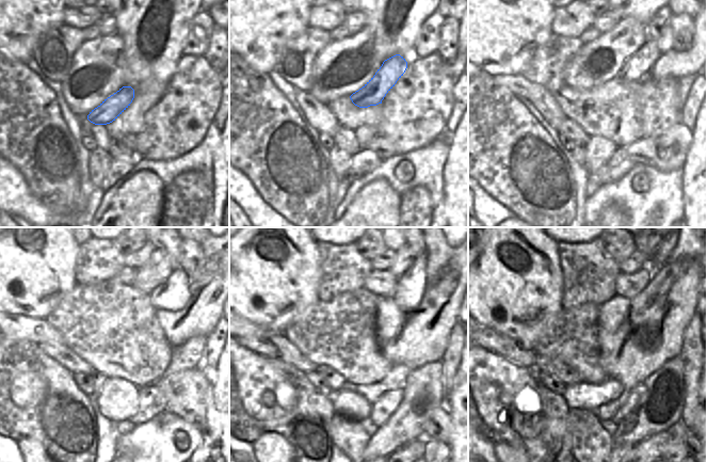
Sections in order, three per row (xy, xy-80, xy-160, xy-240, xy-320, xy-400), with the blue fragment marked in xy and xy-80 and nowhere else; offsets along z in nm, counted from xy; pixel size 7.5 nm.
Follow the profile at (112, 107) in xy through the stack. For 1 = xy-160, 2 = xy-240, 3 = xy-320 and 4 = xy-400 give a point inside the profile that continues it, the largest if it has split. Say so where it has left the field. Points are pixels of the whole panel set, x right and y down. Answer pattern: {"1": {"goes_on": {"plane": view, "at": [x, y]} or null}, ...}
{"1": {"goes_on": {"plane": "xy-160", "at": [640, 63]}}, "2": {"goes_on": {"plane": "xy-240", "at": [174, 292]}}, "3": {"goes_on": {"plane": "xy-320", "at": [411, 285]}}, "4": {"goes_on": {"plane": "xy-400", "at": [660, 258]}}}

